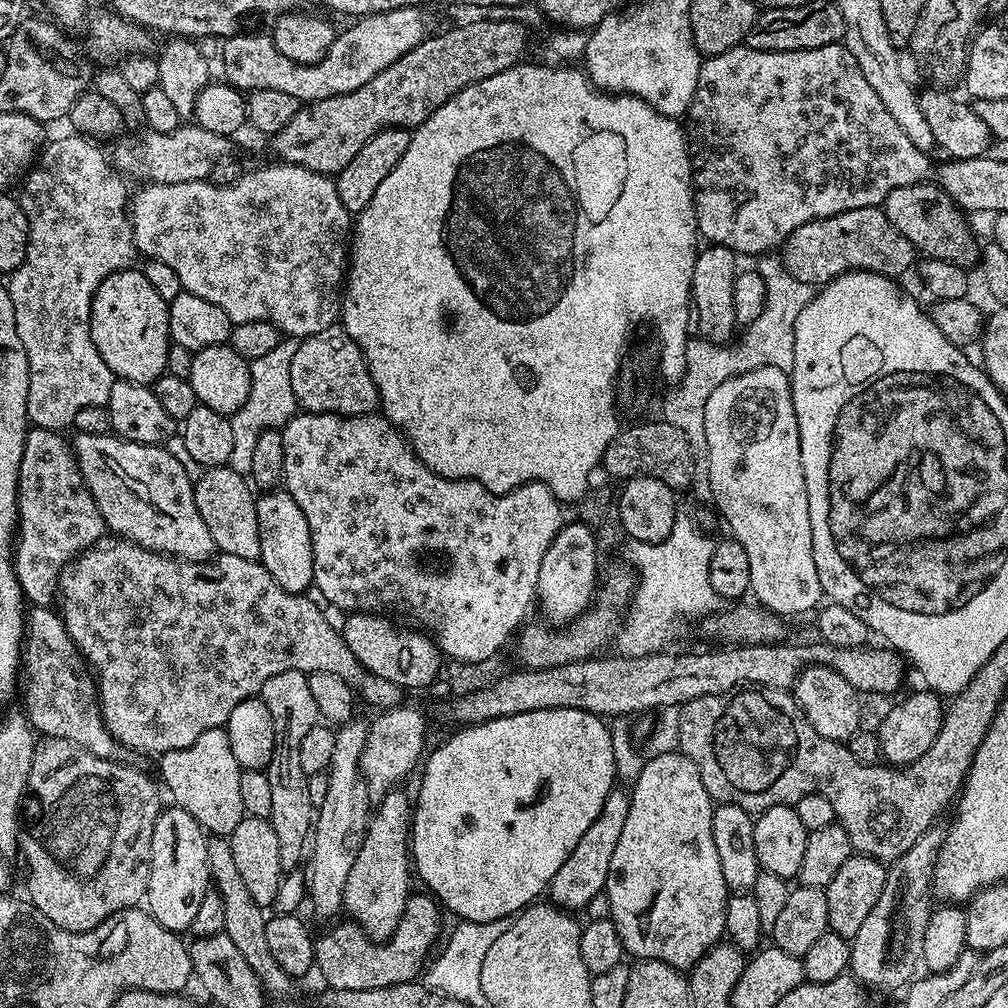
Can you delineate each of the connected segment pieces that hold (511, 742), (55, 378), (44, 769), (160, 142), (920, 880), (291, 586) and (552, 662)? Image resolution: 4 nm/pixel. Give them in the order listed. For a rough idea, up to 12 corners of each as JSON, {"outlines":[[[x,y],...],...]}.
{"outlines":[[[582,710],[427,753],[410,860],[464,918],[547,885],[612,793]],[[49,139],[7,277],[29,421],[67,429],[112,371],[92,299],[138,260],[99,143]],[[43,737],[28,893],[88,932],[148,891],[162,792]],[[195,122],[125,135],[111,163],[153,184],[207,180],[227,136]],[[943,827],[887,865],[851,975],[899,993],[921,963]],[[287,490],[257,495],[260,563],[282,590],[313,587],[306,514]],[[619,563],[592,603],[560,630],[528,622],[514,645],[525,669],[603,653],[638,584]]]}

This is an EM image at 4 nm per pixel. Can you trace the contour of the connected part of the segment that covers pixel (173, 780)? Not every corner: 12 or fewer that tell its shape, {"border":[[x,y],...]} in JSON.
{"border":[[224,728],[159,760],[162,788],[205,833],[242,822],[242,769]]}

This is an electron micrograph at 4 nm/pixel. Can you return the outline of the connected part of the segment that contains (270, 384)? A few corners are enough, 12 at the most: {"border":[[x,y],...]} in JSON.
{"border":[[282,338],[251,361],[249,397],[230,416],[228,464],[250,470],[258,434],[297,415],[290,362],[299,339]]}

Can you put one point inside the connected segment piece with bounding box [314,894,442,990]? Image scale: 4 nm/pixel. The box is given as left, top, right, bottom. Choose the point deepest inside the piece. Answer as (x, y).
(346, 957)

